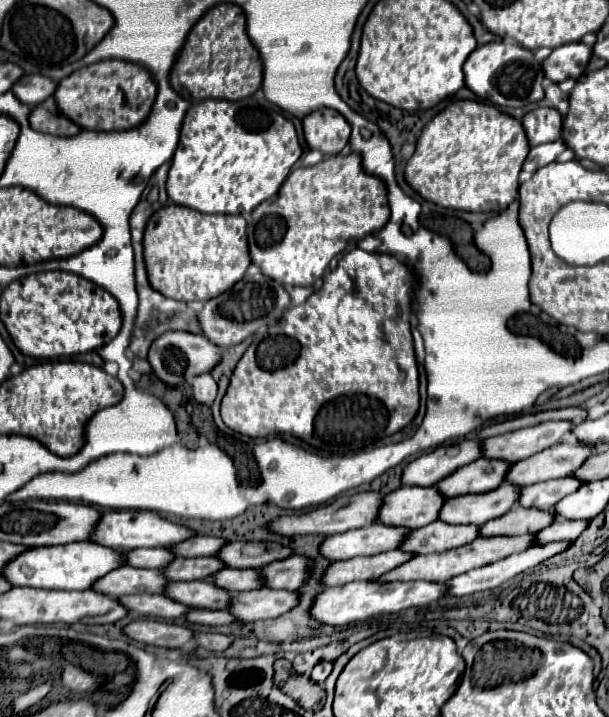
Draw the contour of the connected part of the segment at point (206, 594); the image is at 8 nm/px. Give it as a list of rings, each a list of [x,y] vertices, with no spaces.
[[[202,580],[168,582],[164,594],[184,606],[208,610],[226,610],[226,600],[230,598],[230,594],[222,592],[222,588],[214,588],[214,584]]]

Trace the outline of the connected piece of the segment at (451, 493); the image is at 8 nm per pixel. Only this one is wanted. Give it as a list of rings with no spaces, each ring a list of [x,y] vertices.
[[[478,458],[472,464],[458,468],[452,476],[446,476],[442,482],[436,484],[436,488],[446,498],[488,492],[490,488],[498,488],[498,484],[502,484],[502,472],[506,472],[508,466],[510,464],[502,460]]]

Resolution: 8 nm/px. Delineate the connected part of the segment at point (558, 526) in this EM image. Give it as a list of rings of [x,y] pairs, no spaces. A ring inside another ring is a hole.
[[[556,520],[554,524],[546,526],[534,536],[534,544],[542,546],[556,540],[576,540],[576,536],[580,536],[586,526],[588,526],[588,520],[572,520],[572,522]]]

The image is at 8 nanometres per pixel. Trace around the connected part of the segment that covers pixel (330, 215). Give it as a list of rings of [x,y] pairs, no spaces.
[[[358,154],[328,156],[322,162],[296,168],[276,196],[256,206],[248,224],[248,250],[262,274],[286,288],[312,286],[322,278],[330,260],[368,234],[378,232],[390,218],[386,186],[362,170]]]

